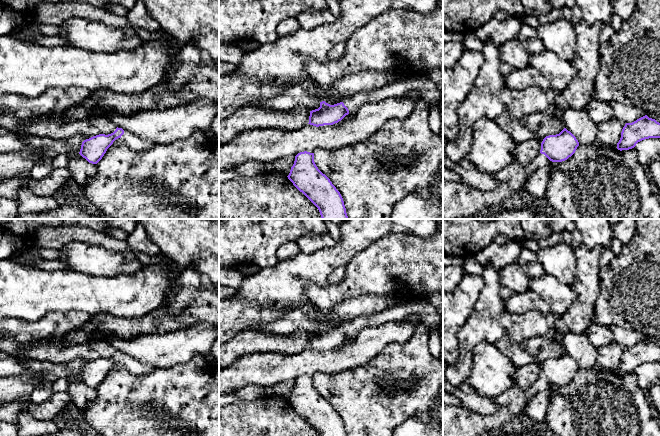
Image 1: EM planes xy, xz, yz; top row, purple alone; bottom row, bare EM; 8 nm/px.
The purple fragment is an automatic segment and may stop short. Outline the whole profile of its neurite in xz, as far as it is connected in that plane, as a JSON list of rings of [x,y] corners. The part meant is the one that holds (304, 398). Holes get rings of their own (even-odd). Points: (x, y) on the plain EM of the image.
[[[298,377],[287,401],[319,436],[346,436],[340,416],[316,390],[314,377]]]

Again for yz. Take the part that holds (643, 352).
[[[645,339],[625,348],[617,373],[620,375],[632,373],[638,366],[649,362],[660,362],[660,347]]]

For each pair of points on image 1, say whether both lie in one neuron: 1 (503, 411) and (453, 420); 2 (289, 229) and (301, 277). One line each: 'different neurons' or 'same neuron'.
1: same neuron
2: different neurons

